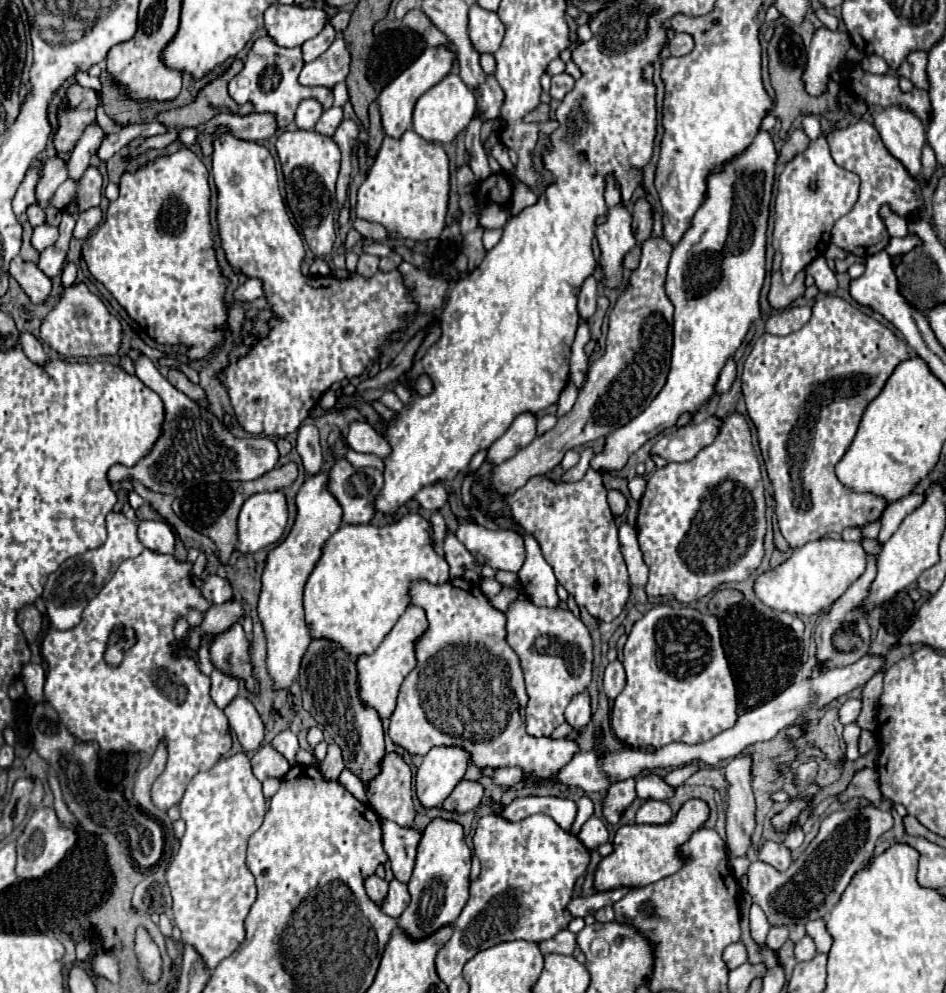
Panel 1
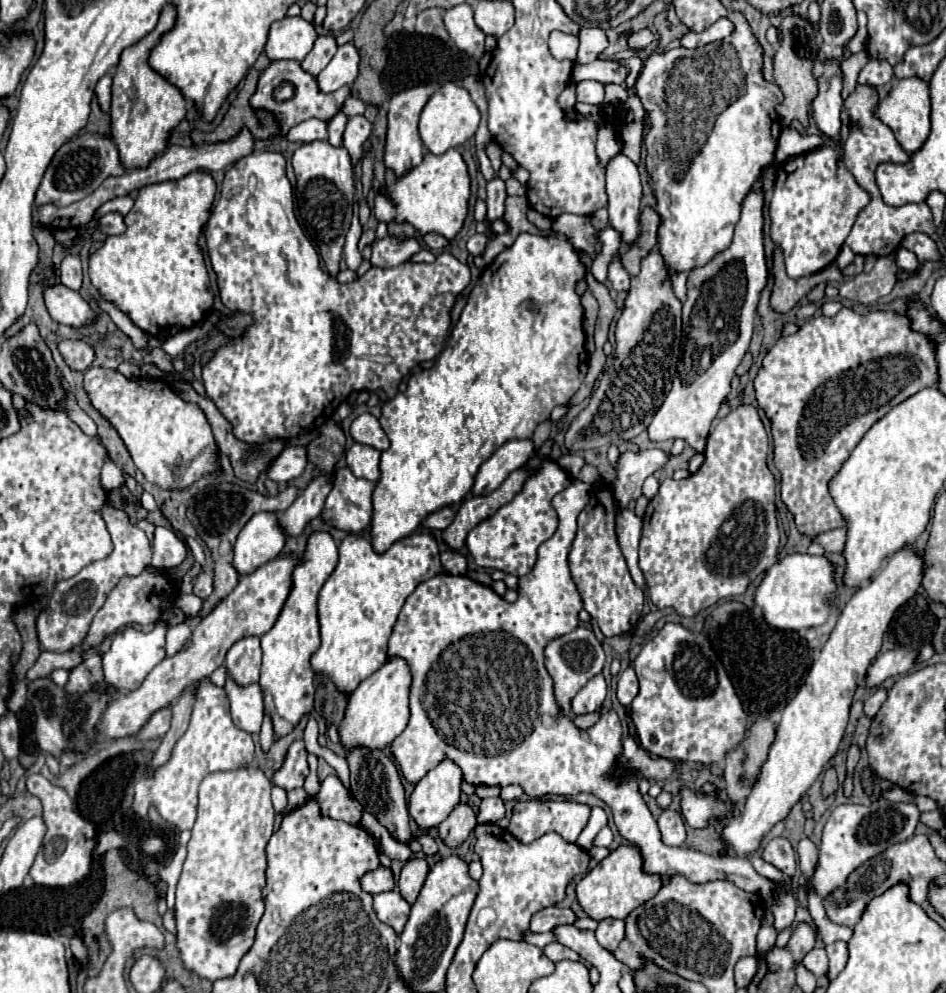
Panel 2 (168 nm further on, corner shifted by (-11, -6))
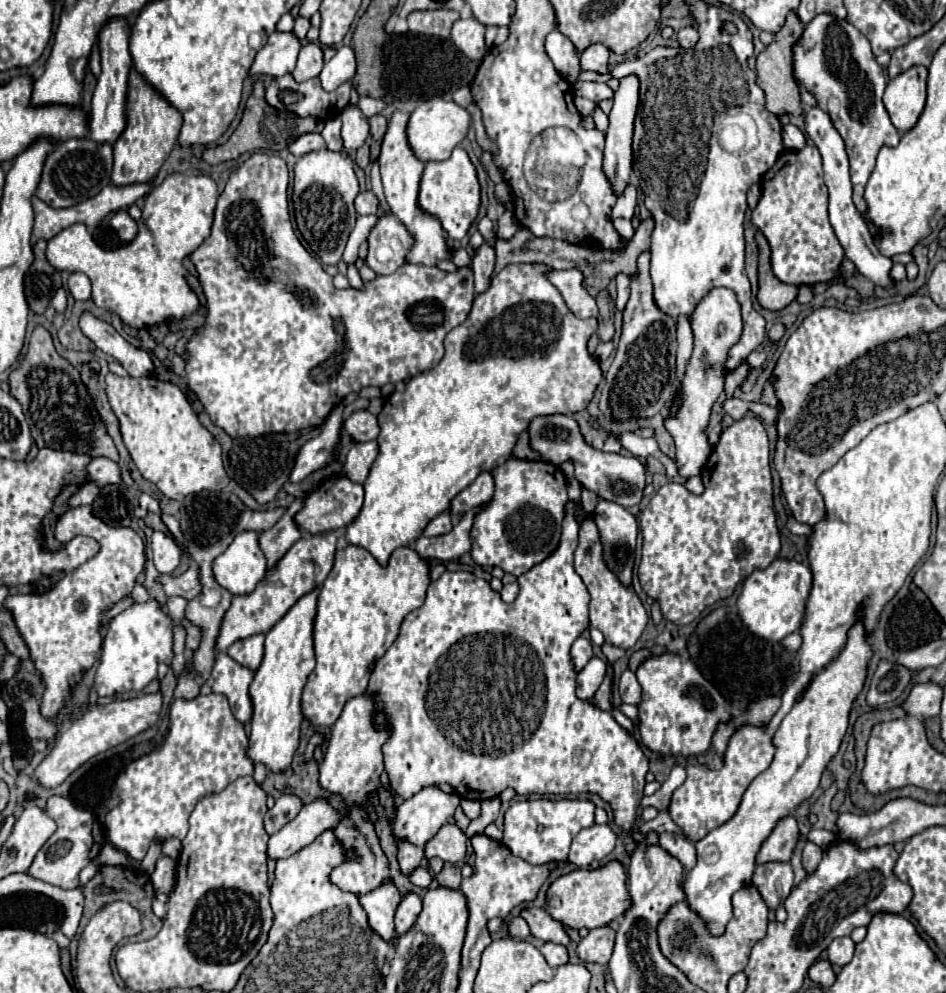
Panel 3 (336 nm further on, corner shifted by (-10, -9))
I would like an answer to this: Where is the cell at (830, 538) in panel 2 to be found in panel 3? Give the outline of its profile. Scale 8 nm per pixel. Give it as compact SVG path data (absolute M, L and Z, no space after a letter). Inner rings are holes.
M790 519L788 521L788 529L794 533L794 535L802 535L802 537L810 537L812 533L814 533L814 529L810 527L810 525L806 525L806 523L798 523L796 519Z

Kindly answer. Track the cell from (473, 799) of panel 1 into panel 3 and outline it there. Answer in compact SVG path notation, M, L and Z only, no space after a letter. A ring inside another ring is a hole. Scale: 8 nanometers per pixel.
M446 823L442 829L426 843L426 859L440 857L442 861L458 863L466 855L466 833L456 823Z

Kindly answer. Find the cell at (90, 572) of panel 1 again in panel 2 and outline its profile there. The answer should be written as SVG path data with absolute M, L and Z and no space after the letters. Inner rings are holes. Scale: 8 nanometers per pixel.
M103 506L101 510L103 522L113 540L113 552L105 560L97 560L83 568L77 576L69 580L61 580L51 596L47 608L37 616L37 638L43 650L49 652L67 652L83 642L89 632L89 624L95 612L103 606L107 594L119 584L125 576L139 576L151 562L151 546L141 528L129 522L123 510L115 510L113 506Z

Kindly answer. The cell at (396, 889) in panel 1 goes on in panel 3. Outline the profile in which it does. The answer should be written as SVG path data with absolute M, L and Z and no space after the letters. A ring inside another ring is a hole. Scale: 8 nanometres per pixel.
M384 881L378 889L366 893L360 897L360 903L364 907L364 911L368 913L368 921L370 927L386 941L394 941L396 943L396 927L394 927L394 911L398 907L400 901L400 893L398 889L390 883Z

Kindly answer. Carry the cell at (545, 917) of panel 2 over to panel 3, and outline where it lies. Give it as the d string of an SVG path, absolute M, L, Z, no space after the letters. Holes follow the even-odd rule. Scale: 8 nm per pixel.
M516 917L516 919L508 925L508 931L510 931L510 935L514 935L516 939L526 939L526 937L530 937L530 927L528 927L528 923L526 923L522 917Z

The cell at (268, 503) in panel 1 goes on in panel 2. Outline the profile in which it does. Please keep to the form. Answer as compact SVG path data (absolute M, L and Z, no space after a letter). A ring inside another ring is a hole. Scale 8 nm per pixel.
M271 512L255 514L239 532L233 546L233 568L245 576L265 562L277 558L285 546L285 534L279 528L279 516Z

